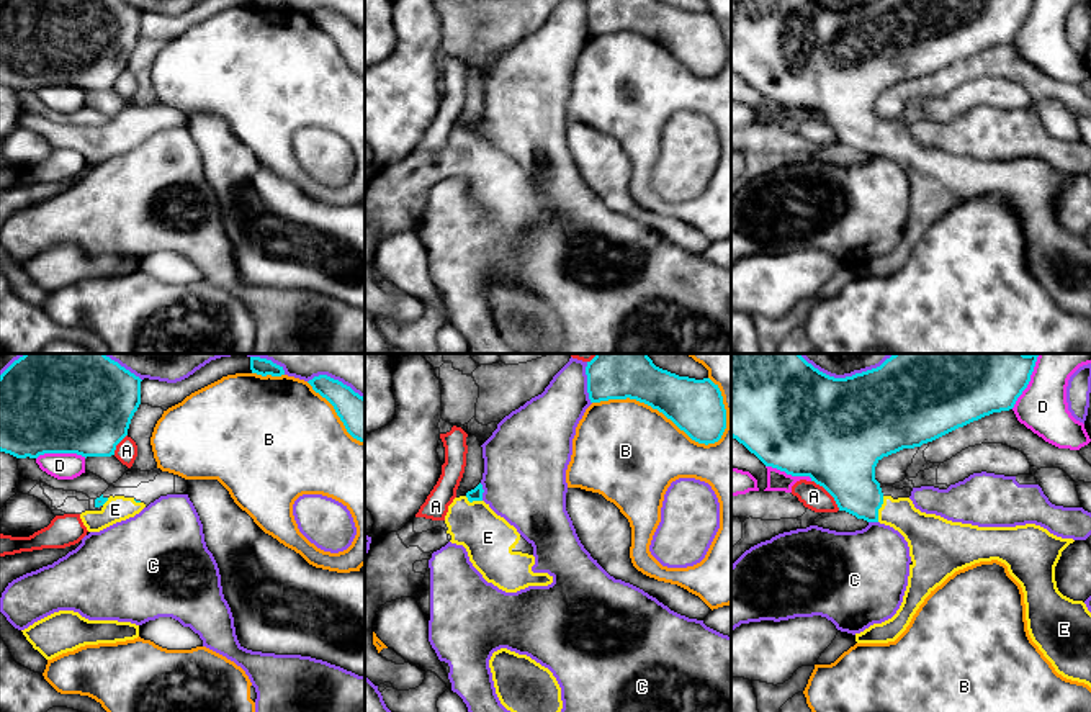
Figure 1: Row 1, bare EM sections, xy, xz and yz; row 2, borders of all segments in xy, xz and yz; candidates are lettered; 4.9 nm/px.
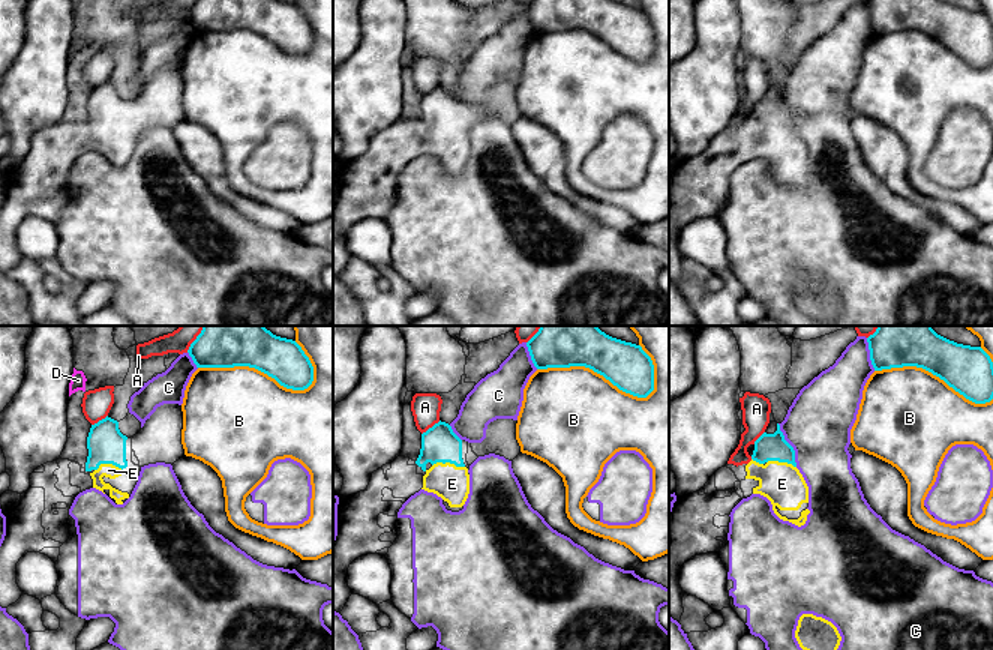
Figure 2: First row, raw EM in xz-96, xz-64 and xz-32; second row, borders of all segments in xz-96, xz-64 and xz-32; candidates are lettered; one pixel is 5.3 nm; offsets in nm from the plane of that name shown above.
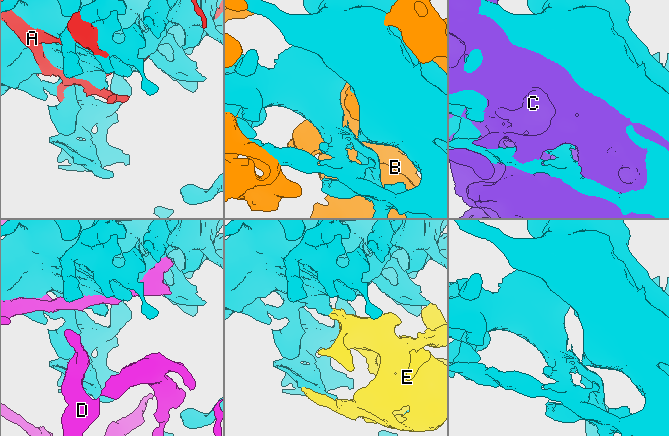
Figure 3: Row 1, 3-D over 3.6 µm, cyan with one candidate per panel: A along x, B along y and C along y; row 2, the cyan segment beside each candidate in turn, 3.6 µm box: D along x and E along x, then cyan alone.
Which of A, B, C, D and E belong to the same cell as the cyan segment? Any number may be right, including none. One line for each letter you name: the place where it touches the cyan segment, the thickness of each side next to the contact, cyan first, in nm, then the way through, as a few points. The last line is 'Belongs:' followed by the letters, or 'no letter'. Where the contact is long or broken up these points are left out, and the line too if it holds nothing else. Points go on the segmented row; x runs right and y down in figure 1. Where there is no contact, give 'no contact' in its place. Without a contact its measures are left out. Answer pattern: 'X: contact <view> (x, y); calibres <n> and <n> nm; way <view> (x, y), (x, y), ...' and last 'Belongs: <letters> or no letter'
E: contact yz (879, 508); calibres 280 and 190 nm
Belongs: E

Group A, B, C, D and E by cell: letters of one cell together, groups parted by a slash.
A / B / C / D / E

